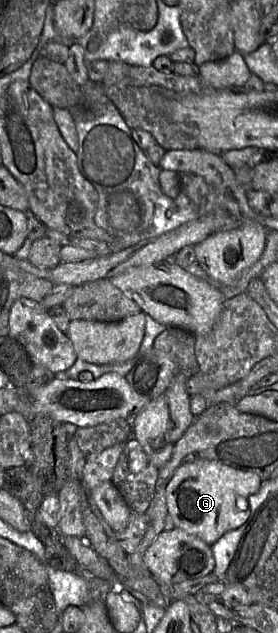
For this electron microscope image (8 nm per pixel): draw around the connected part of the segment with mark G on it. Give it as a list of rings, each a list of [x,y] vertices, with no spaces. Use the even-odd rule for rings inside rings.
[[[199,459],[181,465],[166,488],[169,516],[176,528],[212,546],[226,532],[243,525],[251,514],[249,497],[257,493],[262,479],[254,472],[242,471],[217,461]]]

